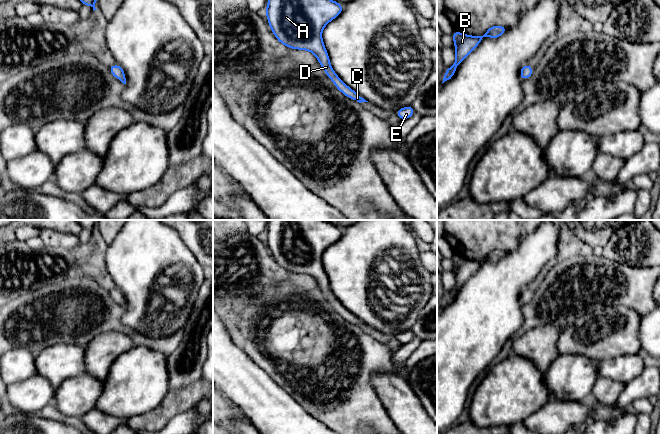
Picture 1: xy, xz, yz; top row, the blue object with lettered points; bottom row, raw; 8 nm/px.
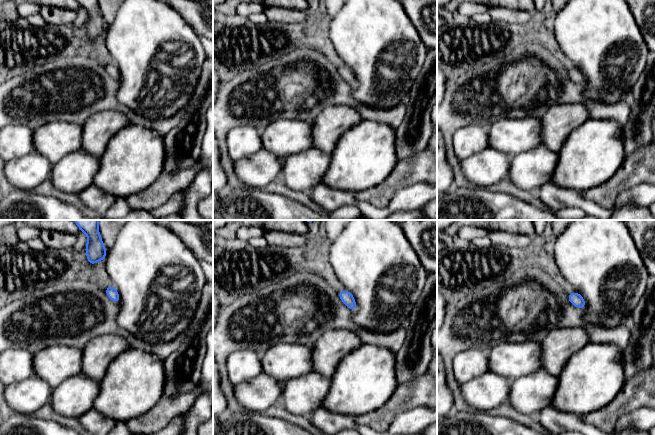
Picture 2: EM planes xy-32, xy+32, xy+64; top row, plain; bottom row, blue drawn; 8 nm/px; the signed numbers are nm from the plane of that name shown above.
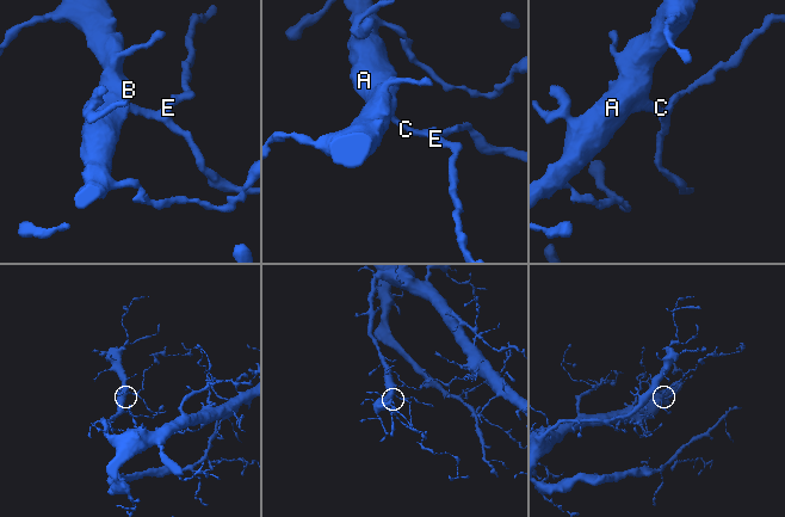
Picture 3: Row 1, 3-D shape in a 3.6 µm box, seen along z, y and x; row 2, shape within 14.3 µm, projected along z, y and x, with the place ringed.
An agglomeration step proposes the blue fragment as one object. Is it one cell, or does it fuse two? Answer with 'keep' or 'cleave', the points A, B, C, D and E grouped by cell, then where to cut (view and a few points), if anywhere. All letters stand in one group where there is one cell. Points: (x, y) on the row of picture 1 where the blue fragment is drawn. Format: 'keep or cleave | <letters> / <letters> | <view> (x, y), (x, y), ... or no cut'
keep | A B C D E | no cut

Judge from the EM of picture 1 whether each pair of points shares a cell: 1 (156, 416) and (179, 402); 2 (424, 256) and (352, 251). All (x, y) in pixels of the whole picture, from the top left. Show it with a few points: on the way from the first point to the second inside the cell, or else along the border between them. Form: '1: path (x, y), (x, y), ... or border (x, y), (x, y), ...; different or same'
1: path (162, 413), (173, 404); same
2: border (419, 251), (419, 260), (426, 270); different

